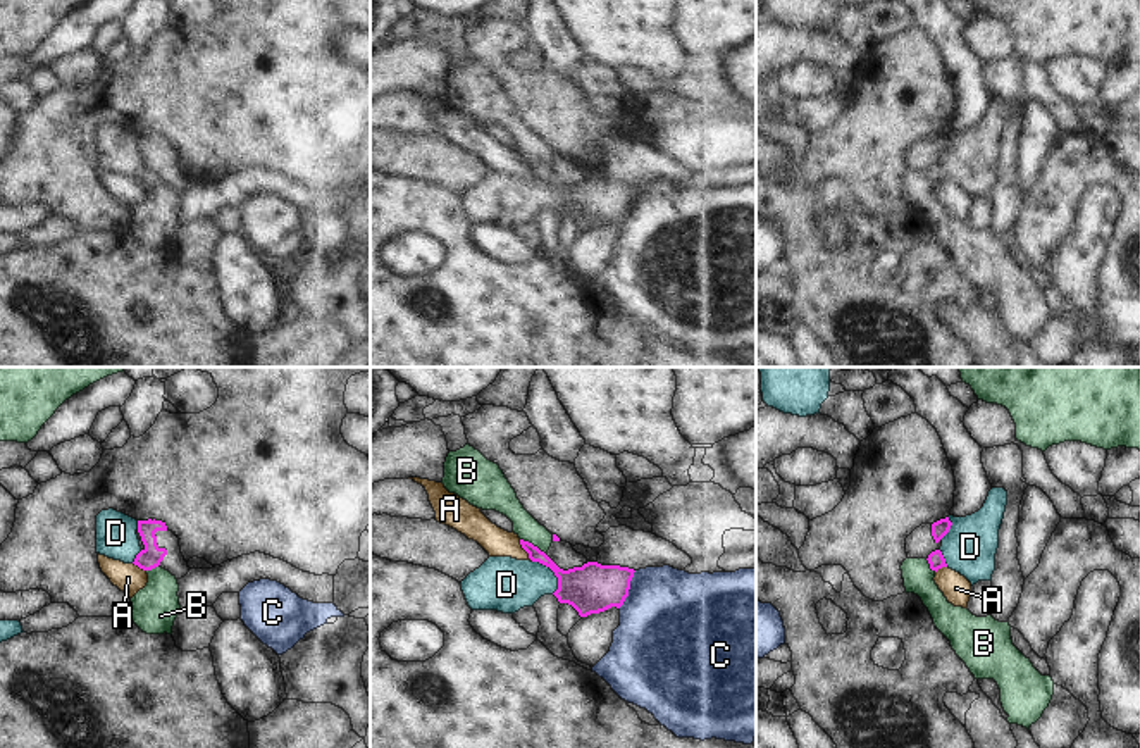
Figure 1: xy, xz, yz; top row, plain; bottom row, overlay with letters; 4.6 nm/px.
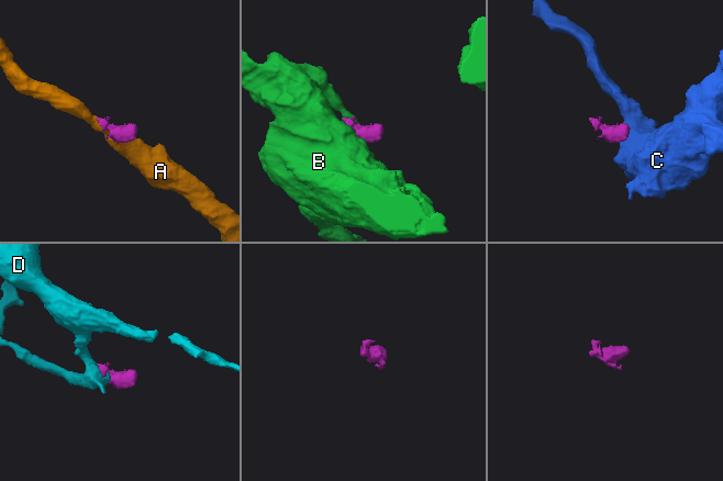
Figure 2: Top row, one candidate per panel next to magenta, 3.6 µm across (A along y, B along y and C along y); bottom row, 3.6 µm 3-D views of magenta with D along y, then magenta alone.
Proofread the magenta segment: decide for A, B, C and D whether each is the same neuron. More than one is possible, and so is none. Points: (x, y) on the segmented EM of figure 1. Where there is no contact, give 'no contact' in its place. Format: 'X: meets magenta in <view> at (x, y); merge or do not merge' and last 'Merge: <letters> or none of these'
A: meets magenta in xz at (524, 548); do not merge
B: meets magenta in xz at (531, 543); do not merge
C: meets magenta in xz at (629, 588); do not merge
D: meets magenta in xz at (553, 571); merge
Merge: D

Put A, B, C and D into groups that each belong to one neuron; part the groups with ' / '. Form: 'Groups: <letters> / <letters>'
Groups: A / B / C / D

